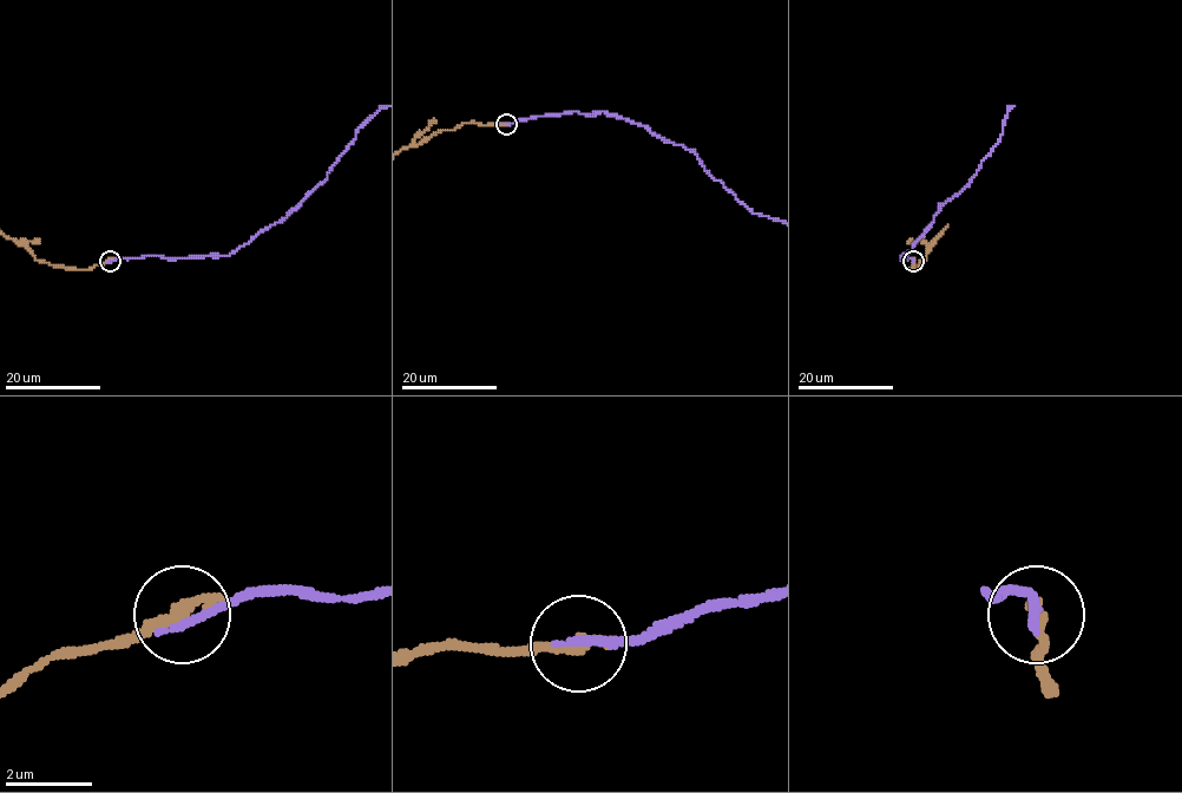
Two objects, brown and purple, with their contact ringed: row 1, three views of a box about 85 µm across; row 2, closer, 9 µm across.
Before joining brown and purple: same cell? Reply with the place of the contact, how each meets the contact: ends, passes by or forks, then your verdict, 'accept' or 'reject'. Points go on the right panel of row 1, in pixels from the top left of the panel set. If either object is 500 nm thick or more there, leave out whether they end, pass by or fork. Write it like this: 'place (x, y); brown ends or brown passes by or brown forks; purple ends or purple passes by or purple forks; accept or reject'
place (913, 261); brown ends; purple ends; reject

